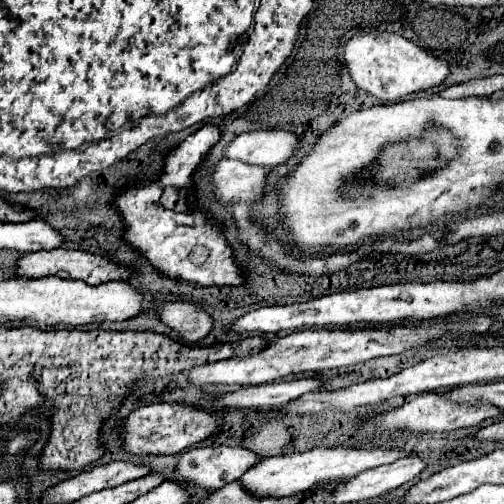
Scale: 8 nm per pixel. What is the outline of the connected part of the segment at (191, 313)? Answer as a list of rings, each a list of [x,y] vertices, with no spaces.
[[[176,302],[176,304],[164,304],[164,306],[156,306],[160,320],[174,328],[182,338],[196,342],[200,338],[204,338],[210,328],[212,328],[212,318],[208,316],[208,312],[196,308],[194,304],[184,304],[184,302]]]

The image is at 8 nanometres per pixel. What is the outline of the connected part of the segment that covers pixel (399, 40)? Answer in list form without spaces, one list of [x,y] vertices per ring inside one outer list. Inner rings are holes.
[[[360,30],[358,34],[354,34],[344,46],[344,64],[352,64],[348,66],[348,72],[358,88],[370,92],[372,96],[384,102],[396,102],[414,92],[438,86],[448,76],[446,60],[434,58],[414,42],[394,32],[382,32],[382,30],[372,32]]]

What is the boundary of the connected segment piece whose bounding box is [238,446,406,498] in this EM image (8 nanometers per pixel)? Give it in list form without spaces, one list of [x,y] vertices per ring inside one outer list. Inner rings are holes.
[[[336,446],[336,448],[314,448],[308,452],[294,452],[294,454],[284,454],[284,456],[272,456],[264,458],[258,464],[250,466],[238,480],[242,488],[254,496],[254,498],[288,498],[292,494],[304,492],[324,480],[334,480],[342,476],[356,476],[364,470],[390,464],[398,458],[406,456],[404,450],[400,448],[346,448],[346,446]]]

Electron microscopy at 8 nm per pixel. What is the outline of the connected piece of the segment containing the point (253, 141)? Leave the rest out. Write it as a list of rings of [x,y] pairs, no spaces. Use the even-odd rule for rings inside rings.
[[[252,130],[238,134],[224,150],[226,158],[256,166],[276,166],[292,156],[296,136],[284,130]]]

